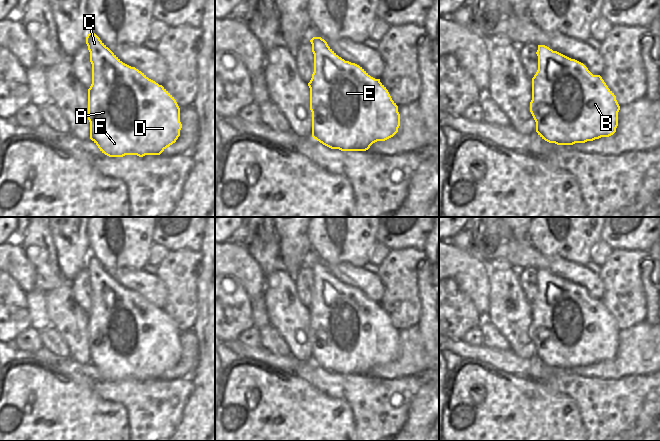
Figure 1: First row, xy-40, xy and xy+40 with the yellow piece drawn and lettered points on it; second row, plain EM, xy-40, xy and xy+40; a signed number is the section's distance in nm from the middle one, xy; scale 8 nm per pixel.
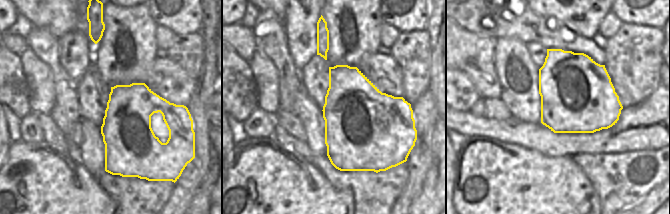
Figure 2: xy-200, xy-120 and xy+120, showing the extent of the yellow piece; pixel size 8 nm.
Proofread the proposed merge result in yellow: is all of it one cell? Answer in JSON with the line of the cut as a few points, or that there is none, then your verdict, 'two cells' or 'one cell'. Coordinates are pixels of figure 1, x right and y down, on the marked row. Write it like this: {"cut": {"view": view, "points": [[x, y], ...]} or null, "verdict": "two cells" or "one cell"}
{"cut": null, "verdict": "one cell"}

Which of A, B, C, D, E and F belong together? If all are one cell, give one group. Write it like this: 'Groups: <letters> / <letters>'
Groups: A B C D E F.

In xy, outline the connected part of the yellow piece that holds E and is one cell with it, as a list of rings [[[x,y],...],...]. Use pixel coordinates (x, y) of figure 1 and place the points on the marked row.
[[[321,37],[310,40],[314,54],[314,72],[308,83],[312,112],[312,137],[331,149],[366,151],[377,141],[393,137],[400,126],[398,106],[380,79],[371,77],[362,67],[339,57]]]

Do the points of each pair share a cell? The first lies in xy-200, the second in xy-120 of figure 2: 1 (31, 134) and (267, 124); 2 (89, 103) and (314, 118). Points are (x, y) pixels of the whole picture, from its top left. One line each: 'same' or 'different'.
1: same
2: different

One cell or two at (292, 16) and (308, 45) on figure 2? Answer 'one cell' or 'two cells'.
one cell

